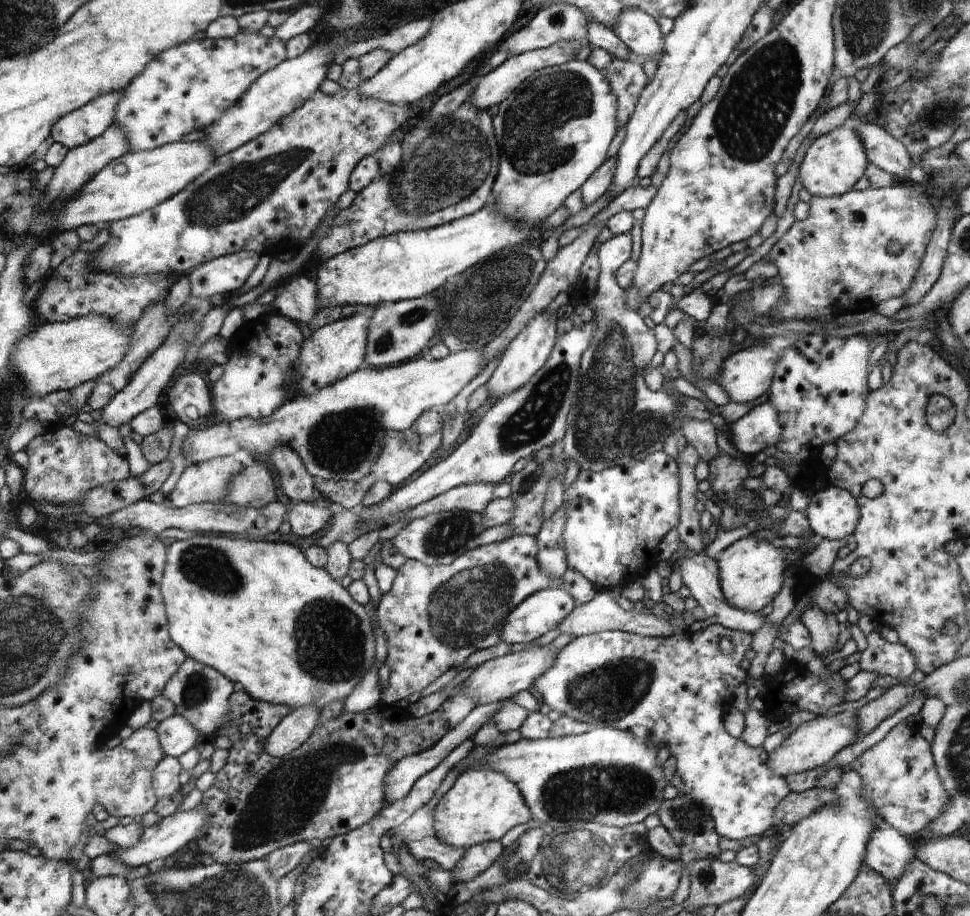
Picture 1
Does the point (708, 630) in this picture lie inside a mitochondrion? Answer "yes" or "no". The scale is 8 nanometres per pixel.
no

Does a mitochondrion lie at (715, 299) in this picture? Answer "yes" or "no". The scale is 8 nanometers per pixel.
no

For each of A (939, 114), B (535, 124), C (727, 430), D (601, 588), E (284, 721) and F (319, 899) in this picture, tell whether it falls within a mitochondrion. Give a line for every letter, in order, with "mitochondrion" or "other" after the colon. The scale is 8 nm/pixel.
A: mitochondrion
B: mitochondrion
C: other
D: other
E: other
F: other

